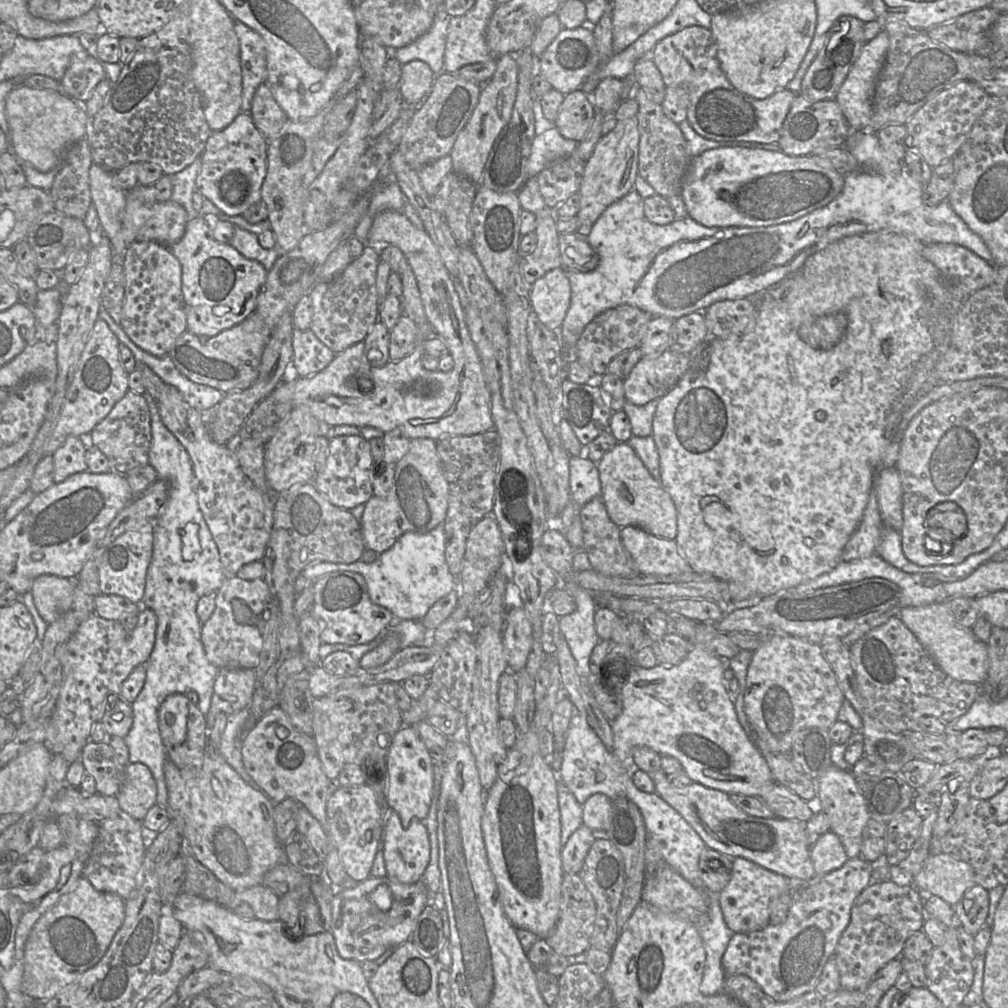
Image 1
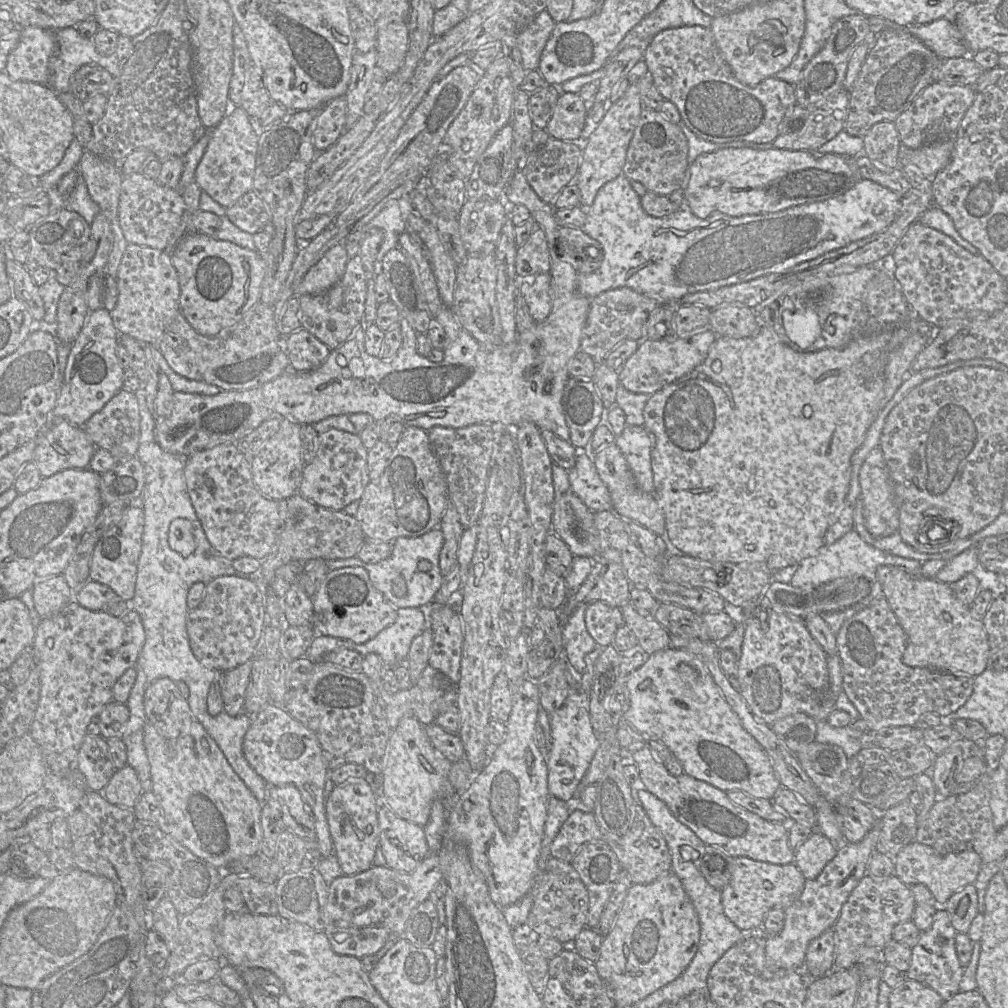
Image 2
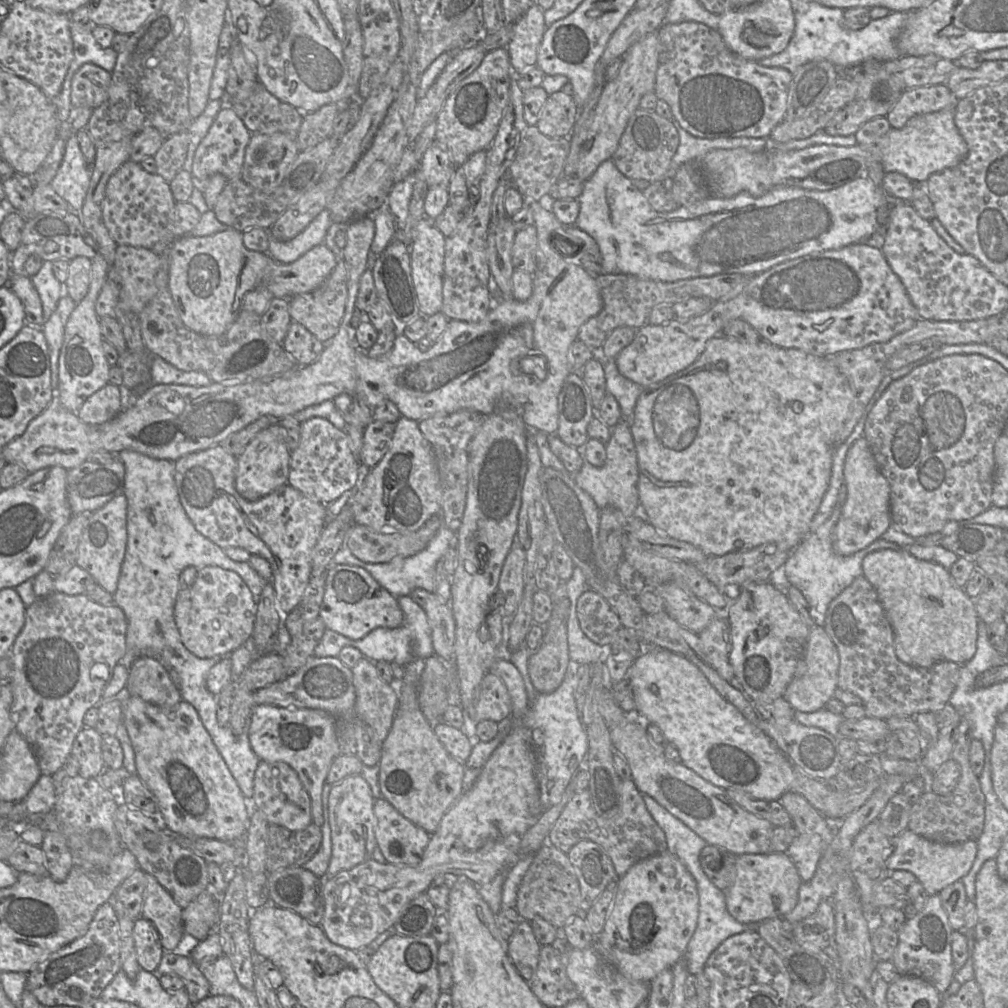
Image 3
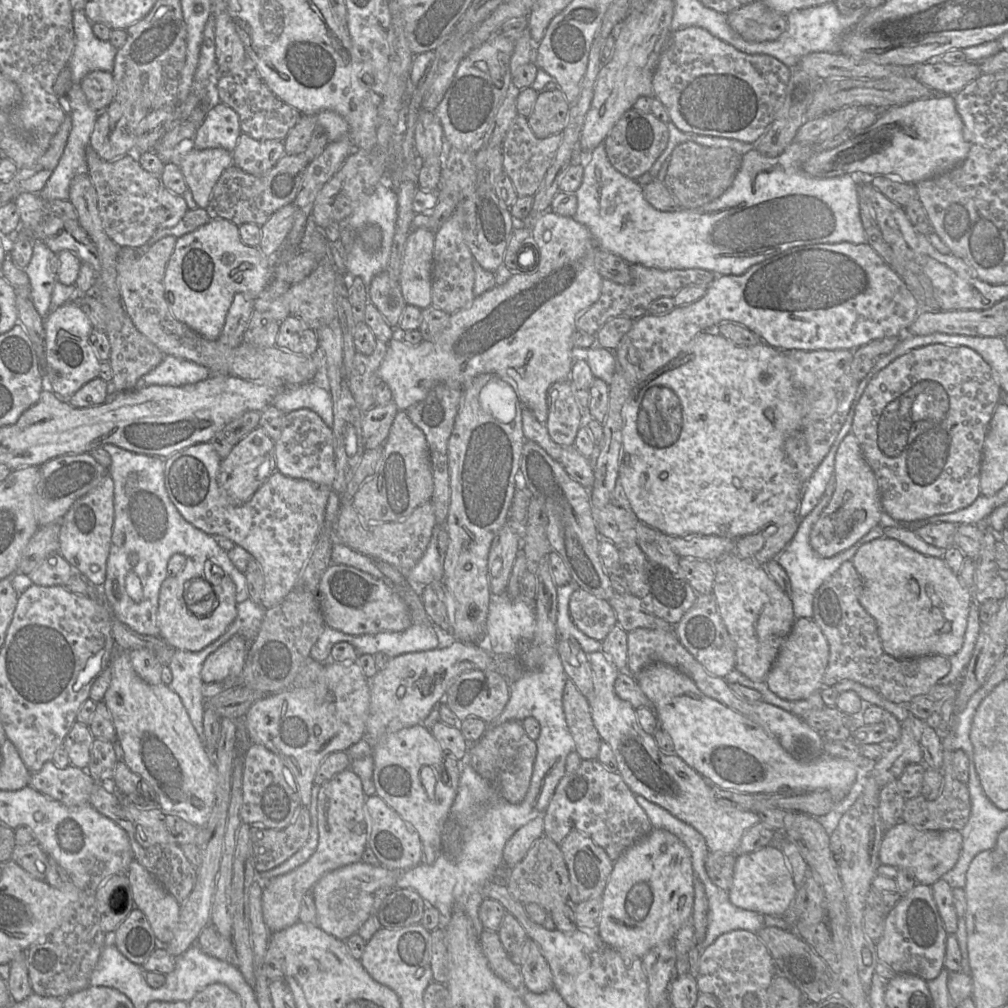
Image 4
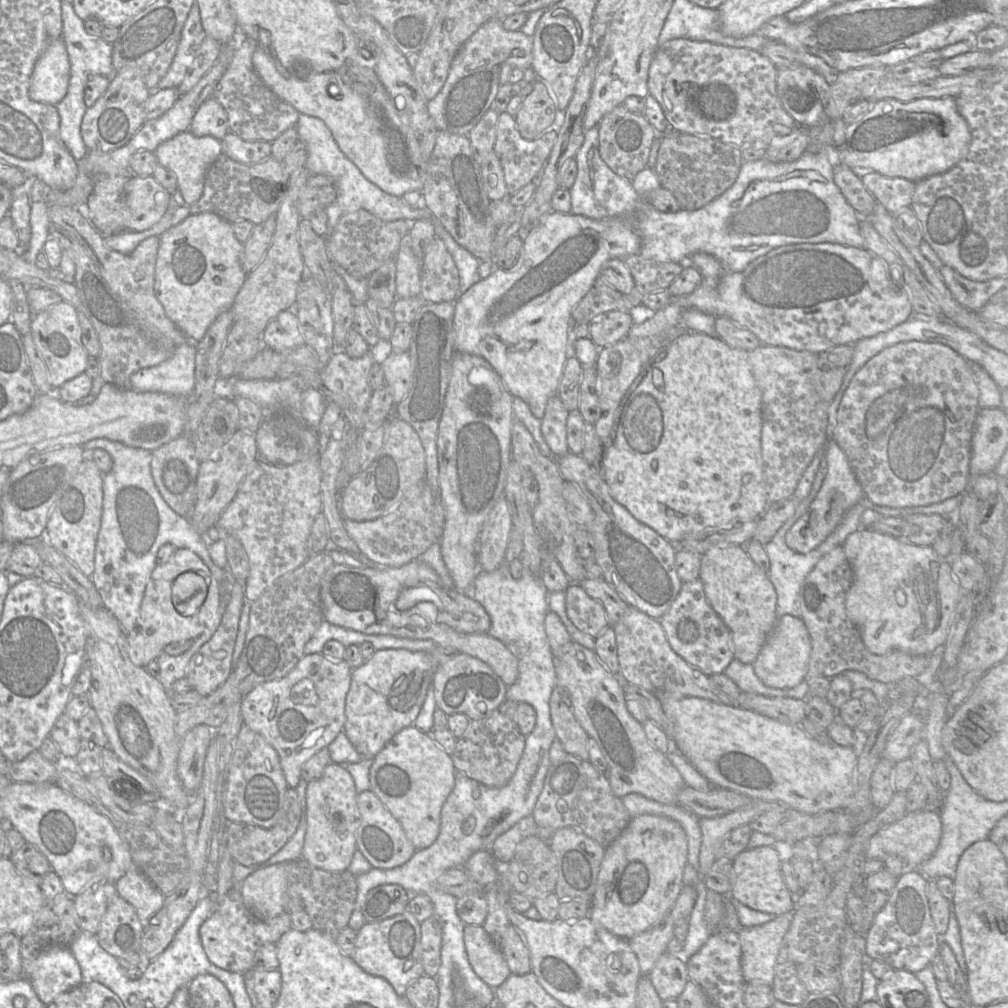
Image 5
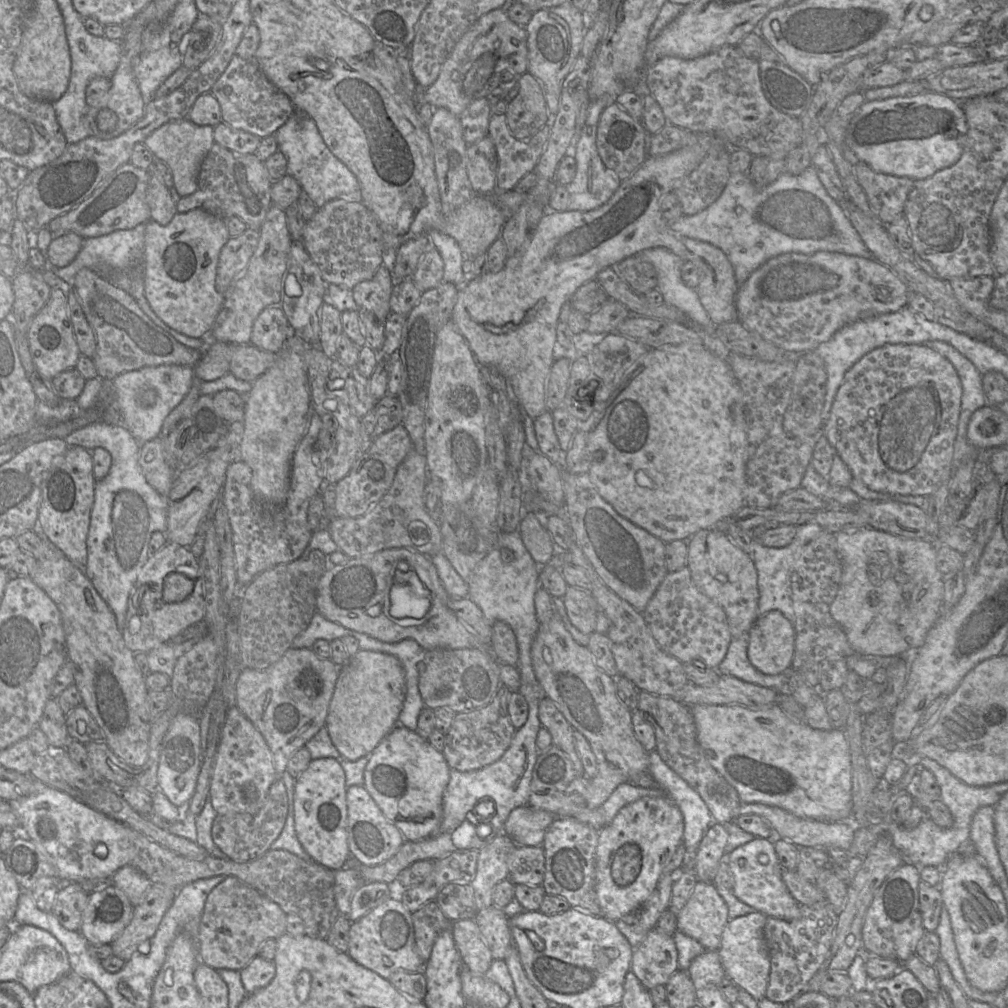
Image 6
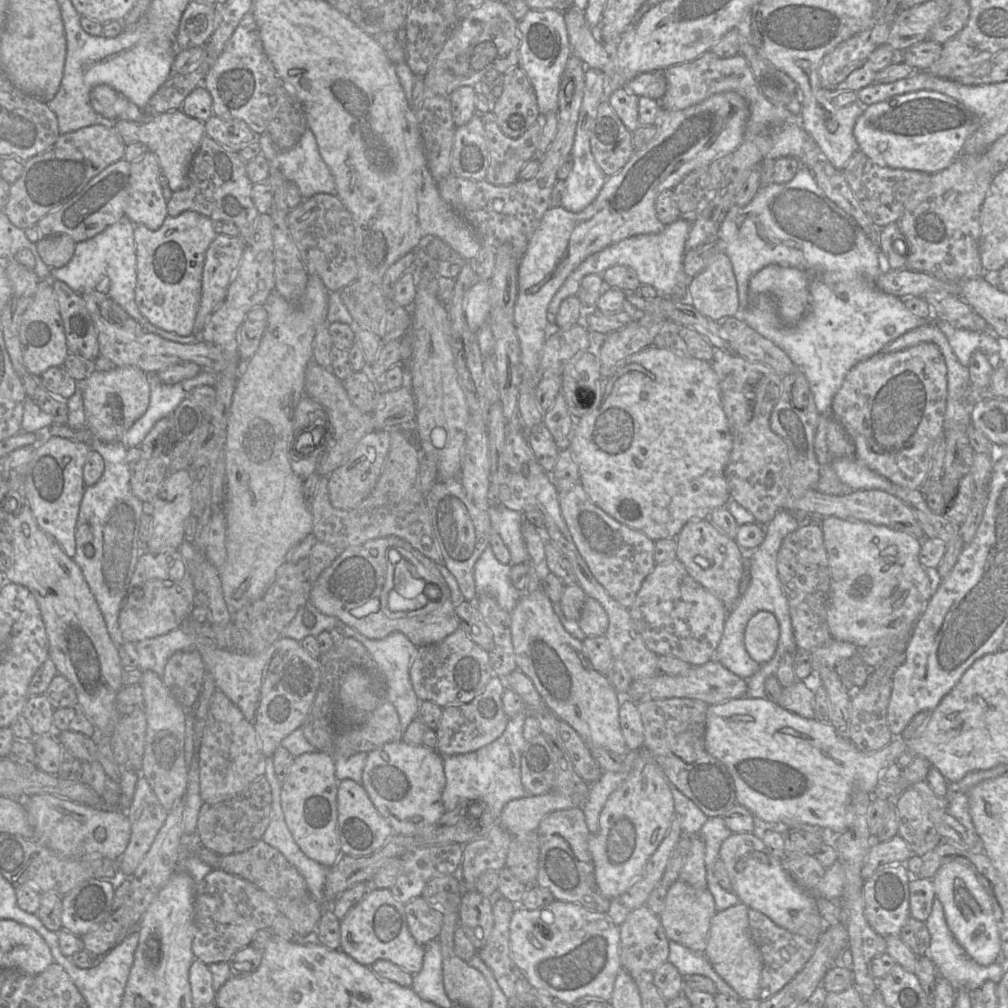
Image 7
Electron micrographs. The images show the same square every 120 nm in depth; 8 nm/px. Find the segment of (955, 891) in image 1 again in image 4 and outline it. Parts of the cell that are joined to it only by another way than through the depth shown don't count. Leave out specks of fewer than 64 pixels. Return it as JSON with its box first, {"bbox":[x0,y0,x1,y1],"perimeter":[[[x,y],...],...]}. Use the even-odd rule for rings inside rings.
{"bbox":[879,820,963,887],"perimeter":[[[902,820],[886,830],[879,850],[879,860],[882,864],[909,871],[918,883],[931,887],[955,866],[962,845],[963,838],[957,830],[923,830]]]}

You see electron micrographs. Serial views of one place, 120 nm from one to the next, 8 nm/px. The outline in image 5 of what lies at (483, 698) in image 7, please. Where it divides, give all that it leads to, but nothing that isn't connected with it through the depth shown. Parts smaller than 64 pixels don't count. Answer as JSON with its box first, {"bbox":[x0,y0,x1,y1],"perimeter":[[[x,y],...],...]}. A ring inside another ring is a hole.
{"bbox":[451,699,525,787],"perimeter":[[[505,699],[489,716],[471,720],[464,734],[457,738],[451,758],[457,772],[488,787],[505,786],[516,771],[525,747],[525,738],[516,723],[517,704]]]}

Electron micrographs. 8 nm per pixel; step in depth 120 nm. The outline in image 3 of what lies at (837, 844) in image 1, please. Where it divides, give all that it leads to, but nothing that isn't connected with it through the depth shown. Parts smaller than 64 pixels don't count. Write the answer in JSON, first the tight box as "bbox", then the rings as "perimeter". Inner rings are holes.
{"bbox":[785,835,823,882],"perimeter":[[[799,835],[785,852],[795,864],[803,882],[813,878],[823,857],[822,843],[818,836]]]}

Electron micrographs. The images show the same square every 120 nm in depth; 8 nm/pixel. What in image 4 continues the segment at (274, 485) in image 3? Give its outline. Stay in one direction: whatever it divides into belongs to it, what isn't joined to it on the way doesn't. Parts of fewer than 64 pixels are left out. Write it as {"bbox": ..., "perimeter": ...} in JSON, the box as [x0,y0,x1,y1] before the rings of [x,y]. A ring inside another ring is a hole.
{"bbox":[218,427,277,505],"perimeter":[[[257,427],[237,443],[227,457],[222,458],[218,482],[224,495],[231,503],[242,505],[251,499],[259,487],[275,471],[277,469],[274,441],[263,428]]]}

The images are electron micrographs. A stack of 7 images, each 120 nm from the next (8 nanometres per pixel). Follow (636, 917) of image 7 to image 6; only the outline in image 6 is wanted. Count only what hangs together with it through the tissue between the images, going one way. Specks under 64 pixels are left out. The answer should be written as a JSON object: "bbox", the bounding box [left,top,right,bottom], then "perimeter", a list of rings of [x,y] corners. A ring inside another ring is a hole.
{"bbox":[631,928,678,990],"perimeter":[[[657,928],[633,948],[631,971],[649,990],[665,985],[678,969],[678,951],[673,937]]]}

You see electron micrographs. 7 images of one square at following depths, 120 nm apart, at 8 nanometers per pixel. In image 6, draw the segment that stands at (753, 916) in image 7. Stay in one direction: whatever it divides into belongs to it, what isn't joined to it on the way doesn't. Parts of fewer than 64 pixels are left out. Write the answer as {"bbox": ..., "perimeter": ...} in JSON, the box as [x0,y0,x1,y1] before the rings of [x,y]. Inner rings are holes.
{"bbox":[764,899,838,1004],"perimeter":[[[827,899],[812,907],[801,904],[800,917],[791,921],[767,916],[764,937],[770,957],[770,974],[766,998],[784,1004],[808,991],[810,980],[829,956],[838,916]]]}

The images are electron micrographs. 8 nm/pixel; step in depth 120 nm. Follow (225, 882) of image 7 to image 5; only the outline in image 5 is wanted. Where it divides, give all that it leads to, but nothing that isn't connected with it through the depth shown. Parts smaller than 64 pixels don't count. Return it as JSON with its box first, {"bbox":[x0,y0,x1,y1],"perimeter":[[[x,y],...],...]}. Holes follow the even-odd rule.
{"bbox":[200,887,291,974],"perimeter":[[[238,887],[217,902],[200,927],[200,939],[208,959],[216,966],[245,974],[256,965],[256,953],[264,943],[276,943],[291,929],[290,913],[283,912],[269,920],[255,917],[244,905]]]}

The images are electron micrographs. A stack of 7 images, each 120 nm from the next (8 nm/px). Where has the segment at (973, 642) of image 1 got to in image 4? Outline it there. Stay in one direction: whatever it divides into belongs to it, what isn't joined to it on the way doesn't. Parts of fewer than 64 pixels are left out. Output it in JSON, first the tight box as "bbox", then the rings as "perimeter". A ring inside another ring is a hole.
{"bbox":[851,537,973,659],"perimeter":[[[882,537],[861,545],[851,562],[863,581],[859,602],[875,620],[884,651],[898,659],[925,655],[951,657],[963,646],[973,594],[943,558],[924,555],[904,543]]]}

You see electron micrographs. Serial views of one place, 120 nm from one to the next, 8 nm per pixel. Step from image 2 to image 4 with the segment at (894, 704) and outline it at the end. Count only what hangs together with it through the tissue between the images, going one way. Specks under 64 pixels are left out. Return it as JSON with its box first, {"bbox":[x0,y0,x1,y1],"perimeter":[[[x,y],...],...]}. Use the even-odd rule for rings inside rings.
{"bbox":[812,561,950,704],"perimeter":[[[845,561],[818,588],[813,601],[812,619],[829,645],[829,661],[822,686],[834,686],[845,679],[859,682],[896,704],[907,704],[915,696],[927,695],[950,669],[949,658],[925,655],[898,659],[887,654],[878,635],[875,620],[859,602],[863,581],[851,561]]]}

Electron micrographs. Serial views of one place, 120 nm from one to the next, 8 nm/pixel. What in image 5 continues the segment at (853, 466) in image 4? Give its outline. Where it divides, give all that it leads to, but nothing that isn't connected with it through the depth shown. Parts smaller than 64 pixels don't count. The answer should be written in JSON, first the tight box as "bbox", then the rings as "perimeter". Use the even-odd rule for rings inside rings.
{"bbox":[785,440,865,553],"perimeter":[[[834,440],[829,442],[827,467],[827,476],[817,497],[808,511],[786,533],[785,543],[795,552],[808,553],[819,546],[841,523],[848,510],[865,496],[845,453]]]}

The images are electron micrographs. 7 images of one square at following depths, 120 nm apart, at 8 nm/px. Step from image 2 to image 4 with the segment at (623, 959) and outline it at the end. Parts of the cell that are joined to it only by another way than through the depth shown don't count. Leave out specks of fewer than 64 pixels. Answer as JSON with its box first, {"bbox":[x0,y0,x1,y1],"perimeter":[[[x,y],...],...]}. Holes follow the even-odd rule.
{"bbox":[598,828,693,958],"perimeter":[[[654,828],[613,864],[602,894],[598,927],[601,939],[624,956],[639,958],[660,942],[675,939],[681,927],[692,917],[693,880],[689,849],[674,834]]]}

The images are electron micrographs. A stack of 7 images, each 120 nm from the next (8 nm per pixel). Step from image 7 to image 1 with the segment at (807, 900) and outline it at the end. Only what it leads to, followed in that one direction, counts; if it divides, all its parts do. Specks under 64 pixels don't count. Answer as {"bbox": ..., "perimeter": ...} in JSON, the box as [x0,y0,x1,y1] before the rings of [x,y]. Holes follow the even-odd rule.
{"bbox":[719,857,794,933],"perimeter":[[[742,857],[733,861],[732,877],[719,893],[719,901],[727,926],[734,933],[763,930],[770,924],[771,903],[780,894],[794,890],[794,881]]]}

